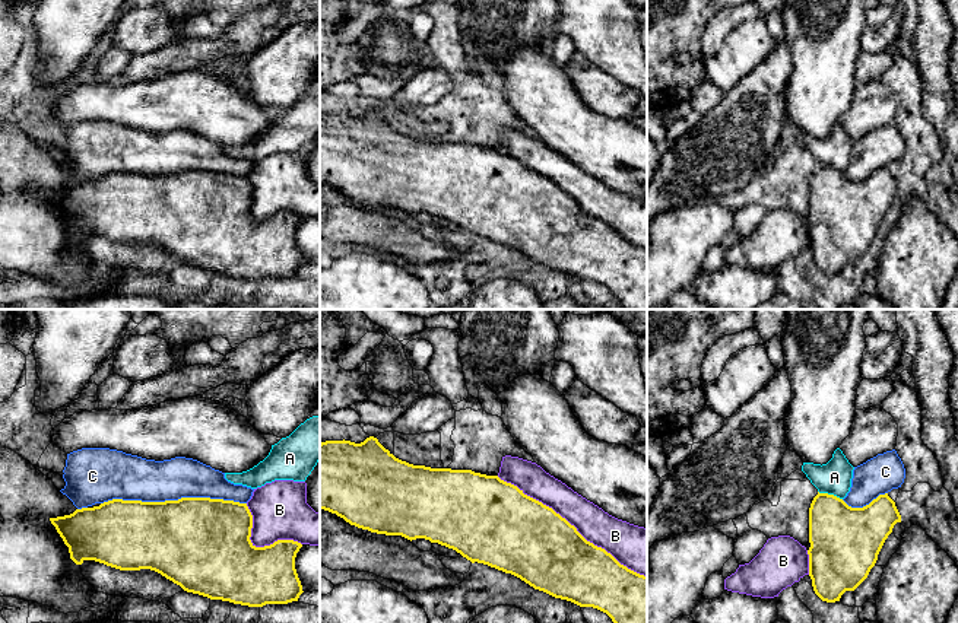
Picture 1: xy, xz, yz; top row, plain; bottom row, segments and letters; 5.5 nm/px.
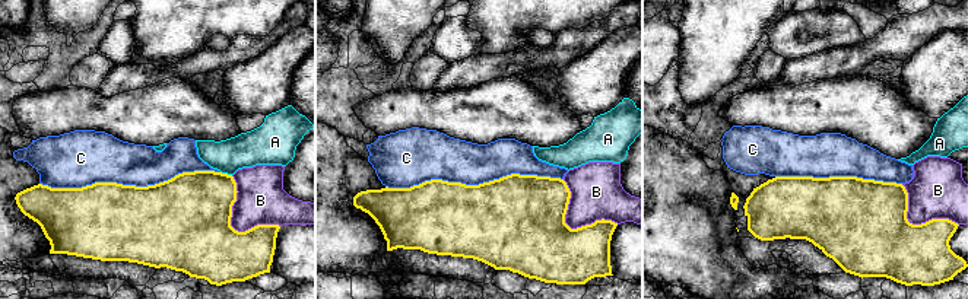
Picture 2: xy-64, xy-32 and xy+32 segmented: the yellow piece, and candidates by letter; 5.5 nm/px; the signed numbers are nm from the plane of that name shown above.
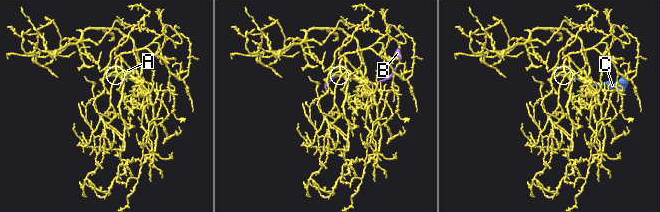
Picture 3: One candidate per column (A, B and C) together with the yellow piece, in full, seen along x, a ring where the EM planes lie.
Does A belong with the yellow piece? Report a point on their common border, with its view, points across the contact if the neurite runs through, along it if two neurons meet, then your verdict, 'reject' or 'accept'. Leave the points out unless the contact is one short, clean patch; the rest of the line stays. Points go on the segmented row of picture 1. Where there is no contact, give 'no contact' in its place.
meets yellow in yz at (830, 495); reject

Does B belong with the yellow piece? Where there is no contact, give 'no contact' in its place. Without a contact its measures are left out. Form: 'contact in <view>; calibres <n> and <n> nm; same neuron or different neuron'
contact in xz; calibres 420 and 190 nm; different neuron

